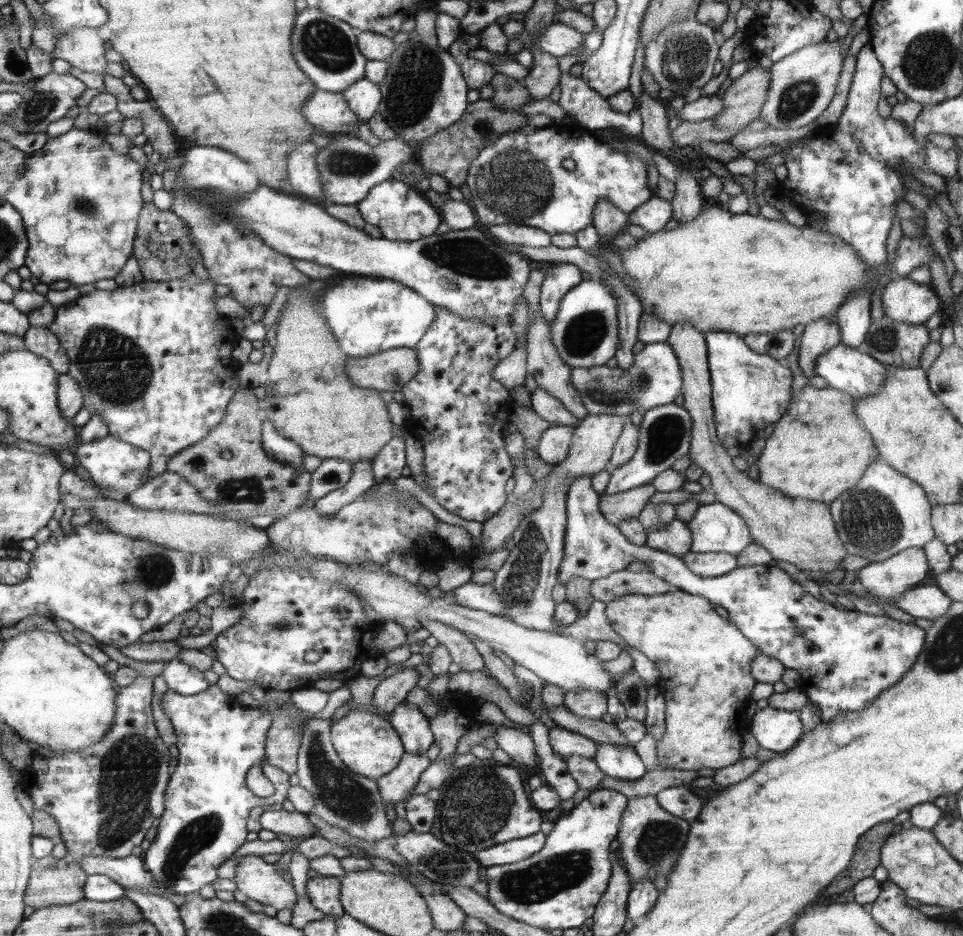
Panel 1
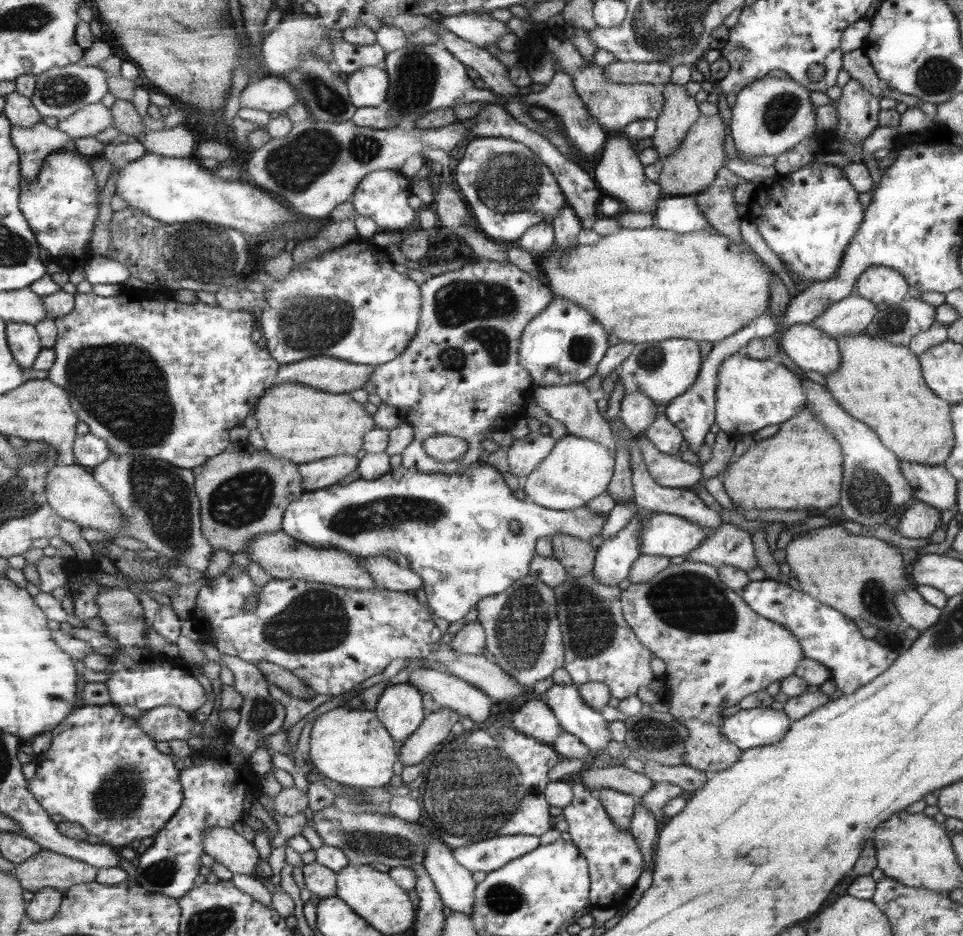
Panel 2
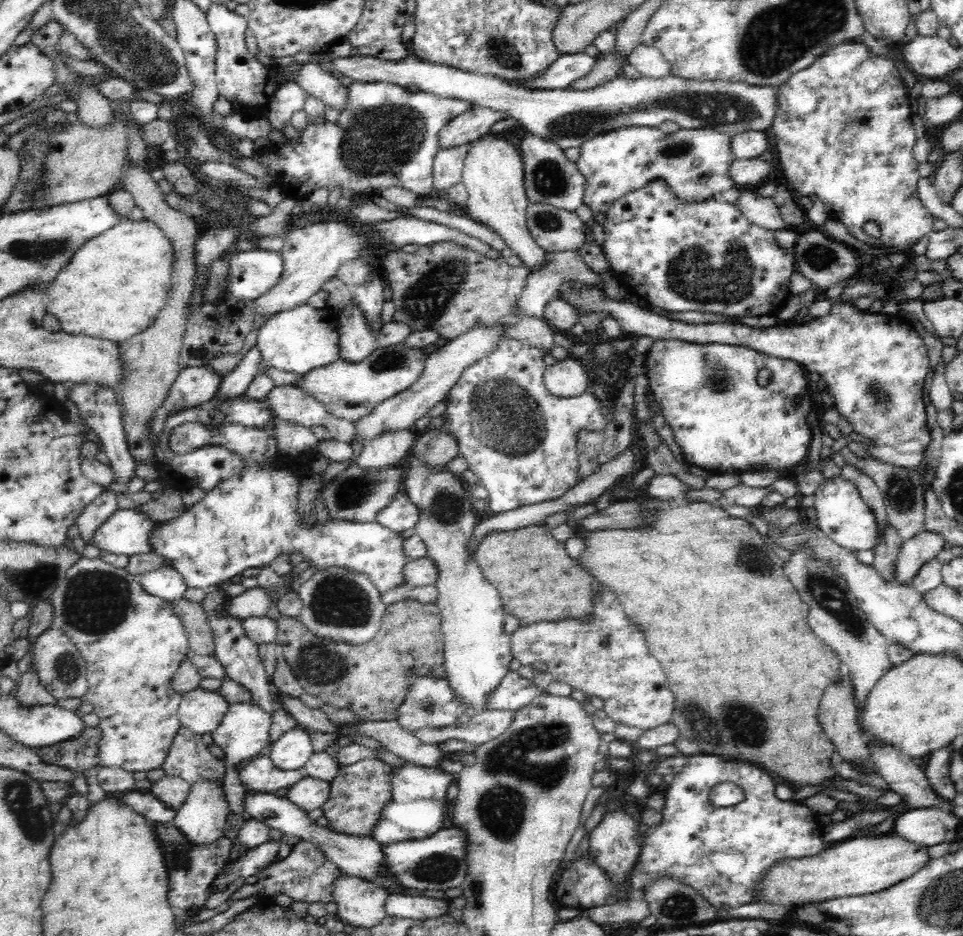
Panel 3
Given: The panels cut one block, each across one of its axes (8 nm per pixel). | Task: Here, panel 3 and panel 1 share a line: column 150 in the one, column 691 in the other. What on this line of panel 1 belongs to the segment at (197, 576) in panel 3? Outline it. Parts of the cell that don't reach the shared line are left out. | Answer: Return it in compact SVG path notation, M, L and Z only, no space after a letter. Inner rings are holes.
M676 518L662 528L648 531L645 545L662 552L672 553L682 559L691 551L693 539L688 523Z

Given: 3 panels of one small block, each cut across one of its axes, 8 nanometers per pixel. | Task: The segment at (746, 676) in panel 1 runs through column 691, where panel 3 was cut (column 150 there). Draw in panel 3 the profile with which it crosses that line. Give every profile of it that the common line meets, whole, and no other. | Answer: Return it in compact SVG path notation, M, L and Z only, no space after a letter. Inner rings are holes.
M100 557L92 559L80 558L76 564L72 564L68 572L66 572L66 577L58 581L50 600L54 606L54 622L52 622L51 627L60 629L65 636L68 636L68 639L76 646L87 664L88 690L82 696L82 700L91 703L94 707L93 712L100 718L98 727L102 729L102 738L98 742L98 764L101 767L122 768L122 770L132 773L160 769L167 757L176 732L182 728L177 709L181 701L181 694L172 688L171 680L174 673L183 664L186 656L191 653L187 632L180 618L174 613L171 604L158 596L152 596L151 593L145 592L132 573L128 573L124 568L112 566L112 564L104 562Z

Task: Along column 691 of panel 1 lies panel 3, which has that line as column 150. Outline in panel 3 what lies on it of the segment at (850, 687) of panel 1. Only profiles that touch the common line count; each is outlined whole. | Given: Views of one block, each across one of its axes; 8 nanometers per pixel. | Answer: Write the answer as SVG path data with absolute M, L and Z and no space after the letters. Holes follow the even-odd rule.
M168 565L149 569L142 573L137 580L145 592L158 596L169 603L184 598L188 588L180 573Z

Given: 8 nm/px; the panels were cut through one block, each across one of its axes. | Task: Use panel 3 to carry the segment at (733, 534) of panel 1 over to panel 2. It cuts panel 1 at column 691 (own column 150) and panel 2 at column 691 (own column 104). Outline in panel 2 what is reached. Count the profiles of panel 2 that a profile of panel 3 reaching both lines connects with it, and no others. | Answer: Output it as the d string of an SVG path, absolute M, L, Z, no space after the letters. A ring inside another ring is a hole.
M654 512L641 523L641 556L685 556L710 537L706 527L675 514Z

